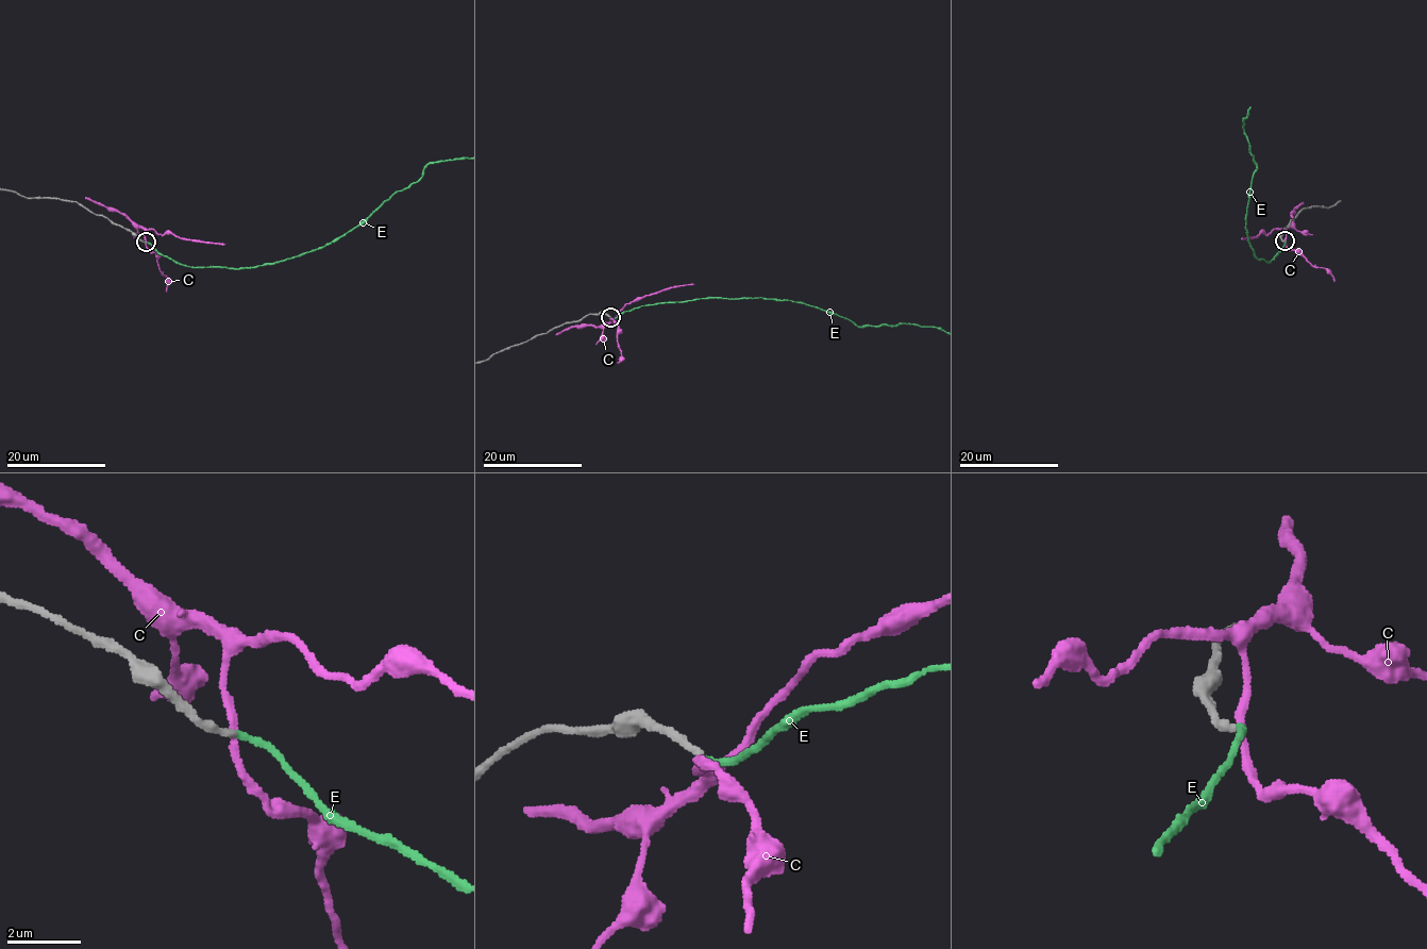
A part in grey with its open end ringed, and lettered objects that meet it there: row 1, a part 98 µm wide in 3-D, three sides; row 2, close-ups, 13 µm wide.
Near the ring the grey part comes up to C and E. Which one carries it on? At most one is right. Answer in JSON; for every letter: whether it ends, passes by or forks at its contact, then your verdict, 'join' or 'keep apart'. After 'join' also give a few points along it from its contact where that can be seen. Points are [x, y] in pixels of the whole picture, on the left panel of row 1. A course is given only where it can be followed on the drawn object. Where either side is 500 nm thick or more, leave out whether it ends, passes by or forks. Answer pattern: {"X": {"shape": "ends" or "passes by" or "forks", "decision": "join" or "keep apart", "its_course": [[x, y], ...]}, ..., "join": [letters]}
{"C": {"shape": "passes by", "decision": "keep apart"}, "E": {"shape": "ends", "decision": "join"}, "join": ["E"]}

